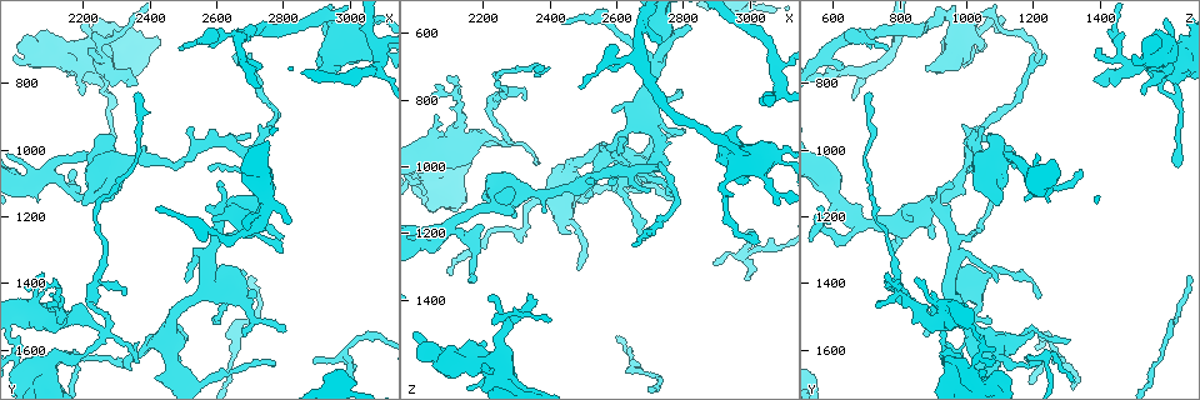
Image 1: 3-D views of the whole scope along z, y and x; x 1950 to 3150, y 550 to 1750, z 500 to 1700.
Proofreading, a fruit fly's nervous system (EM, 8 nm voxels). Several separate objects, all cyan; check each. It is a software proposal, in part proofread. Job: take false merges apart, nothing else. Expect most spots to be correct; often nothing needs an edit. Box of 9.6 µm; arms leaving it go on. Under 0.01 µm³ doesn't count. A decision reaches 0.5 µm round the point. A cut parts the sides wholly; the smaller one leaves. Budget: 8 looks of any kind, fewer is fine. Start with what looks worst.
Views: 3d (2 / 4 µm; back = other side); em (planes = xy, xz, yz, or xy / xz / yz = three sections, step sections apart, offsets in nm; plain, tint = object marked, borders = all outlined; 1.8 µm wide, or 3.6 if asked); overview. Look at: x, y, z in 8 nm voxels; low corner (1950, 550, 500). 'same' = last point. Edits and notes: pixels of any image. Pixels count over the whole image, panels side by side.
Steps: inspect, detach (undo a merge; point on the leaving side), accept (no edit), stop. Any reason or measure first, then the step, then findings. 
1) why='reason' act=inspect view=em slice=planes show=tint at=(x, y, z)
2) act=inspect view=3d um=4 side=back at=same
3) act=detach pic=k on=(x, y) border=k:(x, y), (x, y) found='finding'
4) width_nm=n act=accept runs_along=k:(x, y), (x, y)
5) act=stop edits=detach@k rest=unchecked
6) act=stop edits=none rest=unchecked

why='touches itself' act=inspect view=3d um=4 side=back at=(2260, 1560, 930)

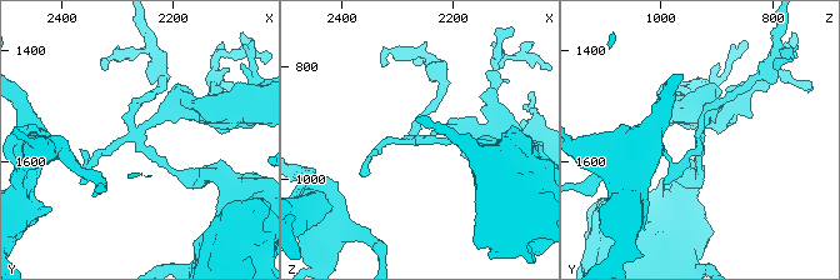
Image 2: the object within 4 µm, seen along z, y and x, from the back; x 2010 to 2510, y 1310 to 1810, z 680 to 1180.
act=inspect view=em um=3.6 slice=yz step=4 show=tint at=(2255, 1565, 935)

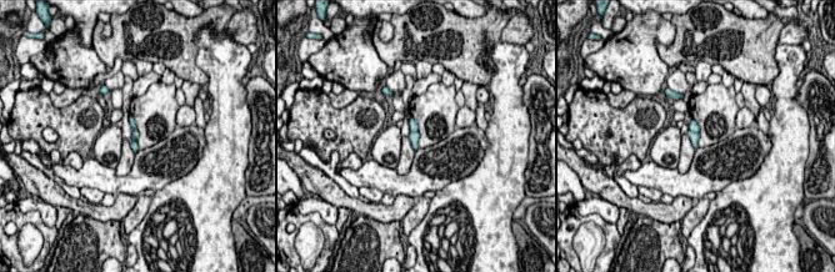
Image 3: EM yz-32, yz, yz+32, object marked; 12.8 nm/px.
act=inspect view=em um=3.6 slice=planes show=tint at=same

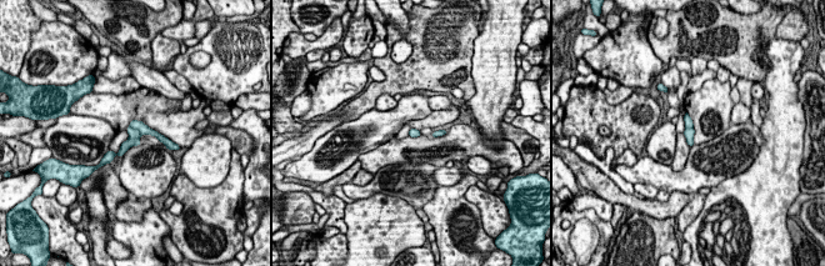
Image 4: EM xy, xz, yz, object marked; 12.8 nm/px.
act=detach pic=4 on=(144, 129) part_leaving=4:(133, 123), (156, 134), (166, 142) found='two neurons meet here'

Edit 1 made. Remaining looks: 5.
why='abrupt turn' act=inspect view=em um=3.6 slice=planes show=tint at=(3020, 650, 1010)

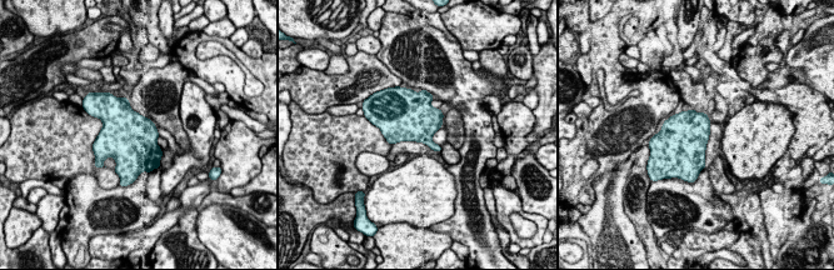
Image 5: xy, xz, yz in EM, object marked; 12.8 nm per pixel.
act=accept found='all the same neuron'

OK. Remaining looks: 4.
why='a fork' act=inspect view=3d um=2 at=(2560, 1400, 950)

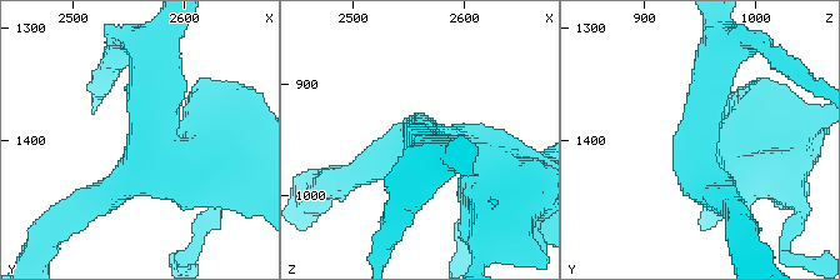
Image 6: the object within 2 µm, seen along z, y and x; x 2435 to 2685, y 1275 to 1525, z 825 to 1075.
why='now the EM' act=inspect view=em slice=planes show=plain at=(2564, 1398, 952)

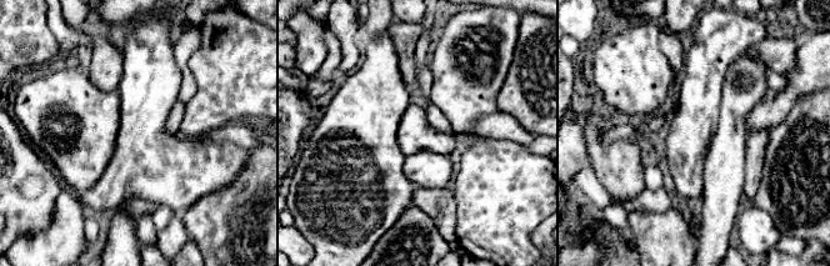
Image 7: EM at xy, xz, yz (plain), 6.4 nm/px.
why='with the object marked' act=inspect view=em slice=planes show=tint at=same

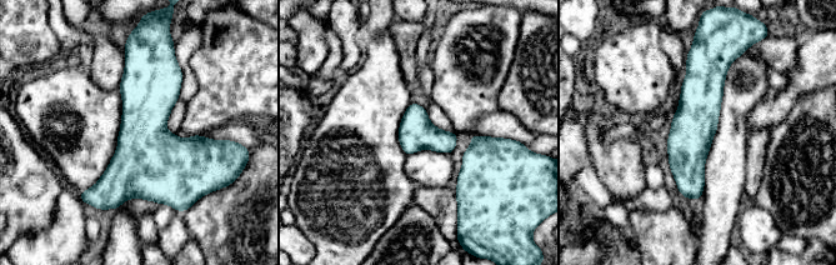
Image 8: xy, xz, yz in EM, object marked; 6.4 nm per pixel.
act=accept runs_along=8:(692, 60), (694, 190), (697, 195) found='all the same neuron'

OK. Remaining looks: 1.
act=stop edits=detach@4 rest=unchecked

